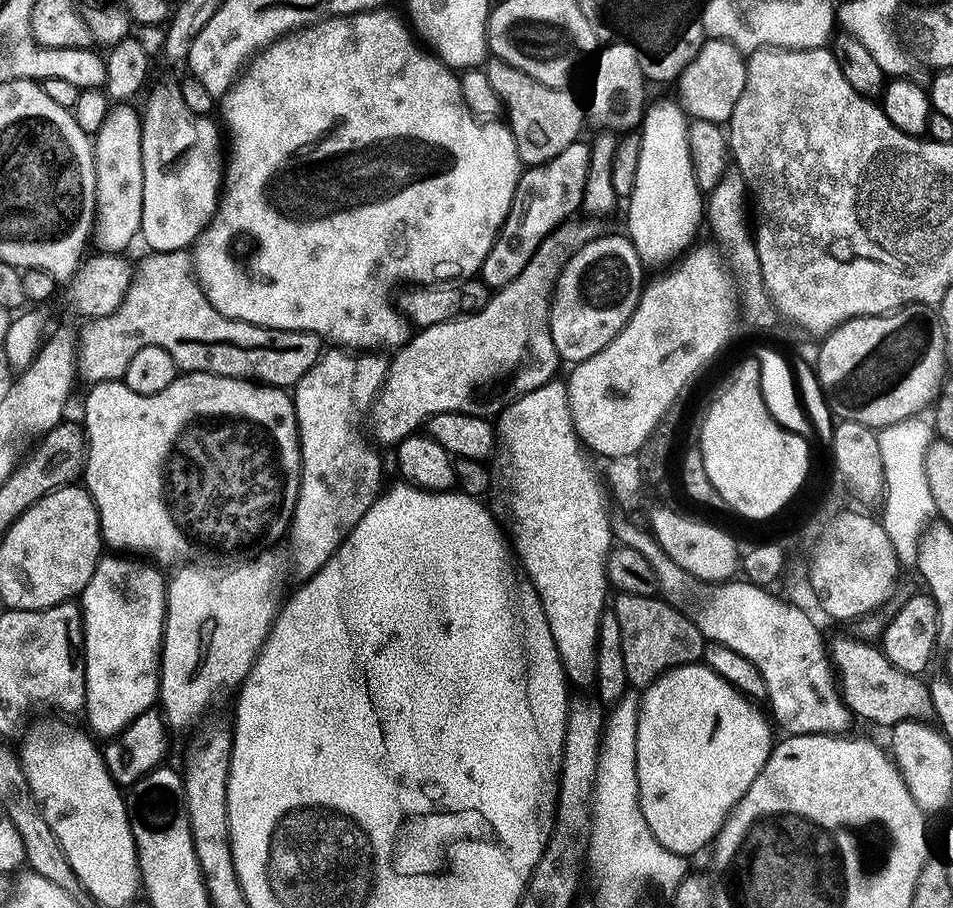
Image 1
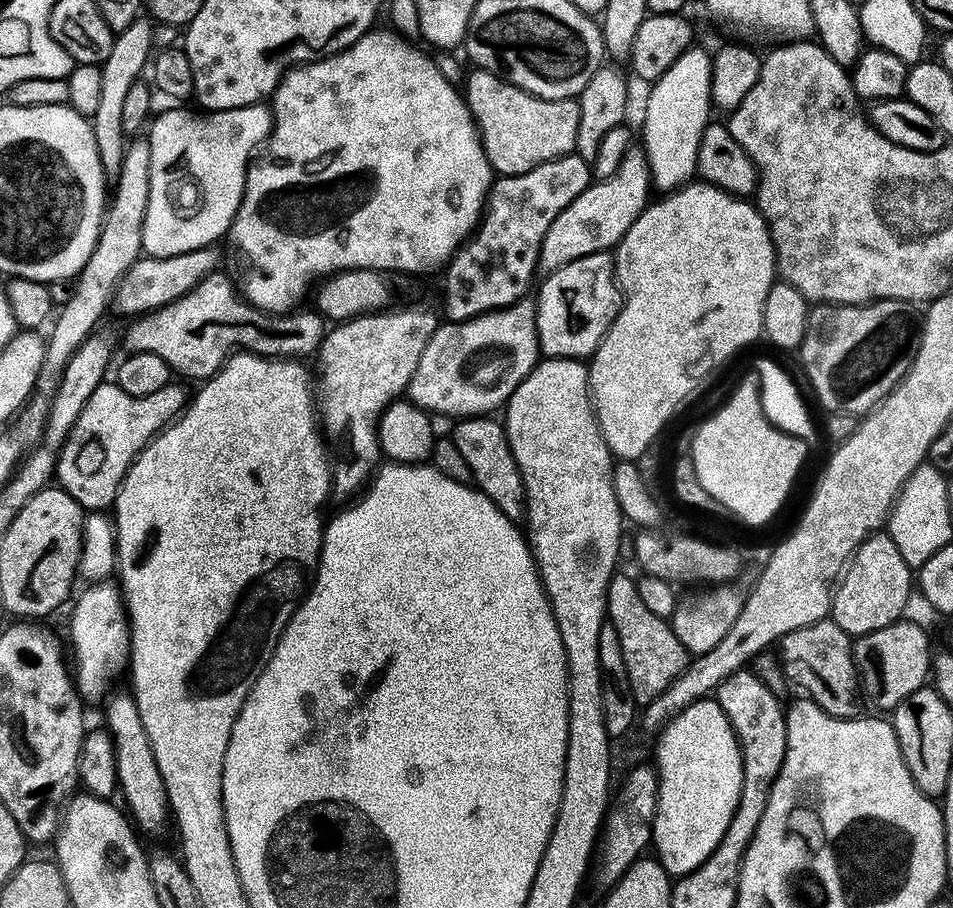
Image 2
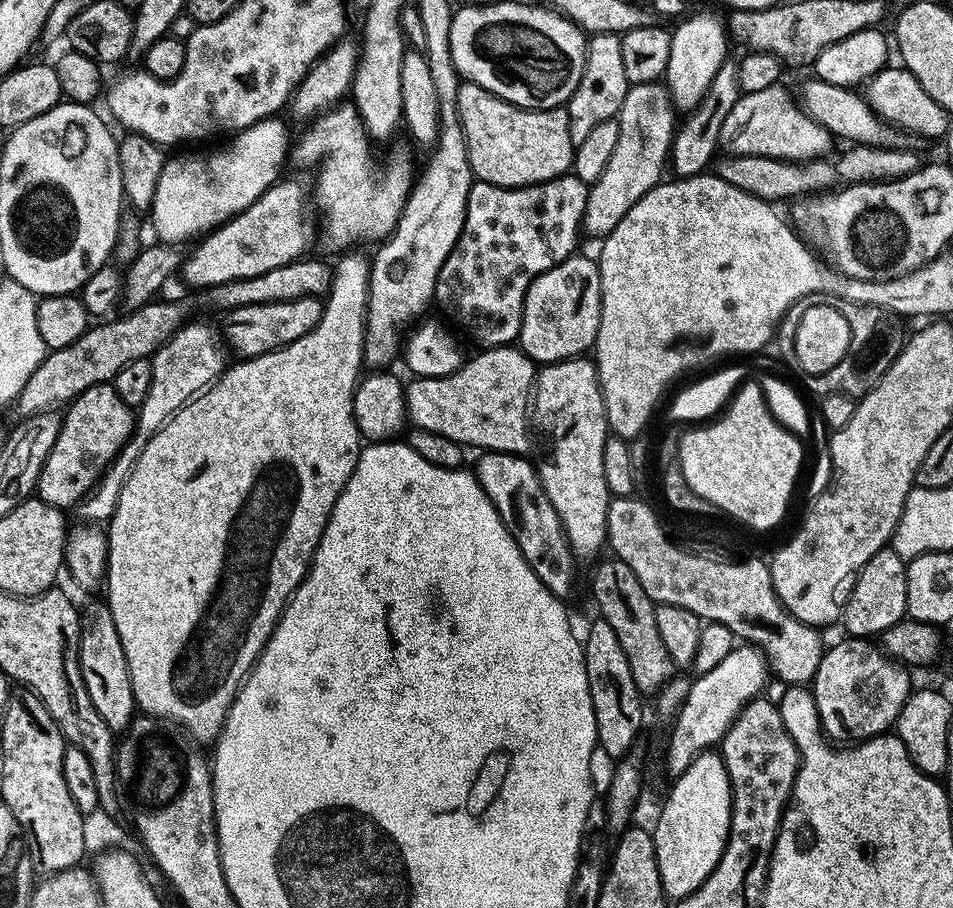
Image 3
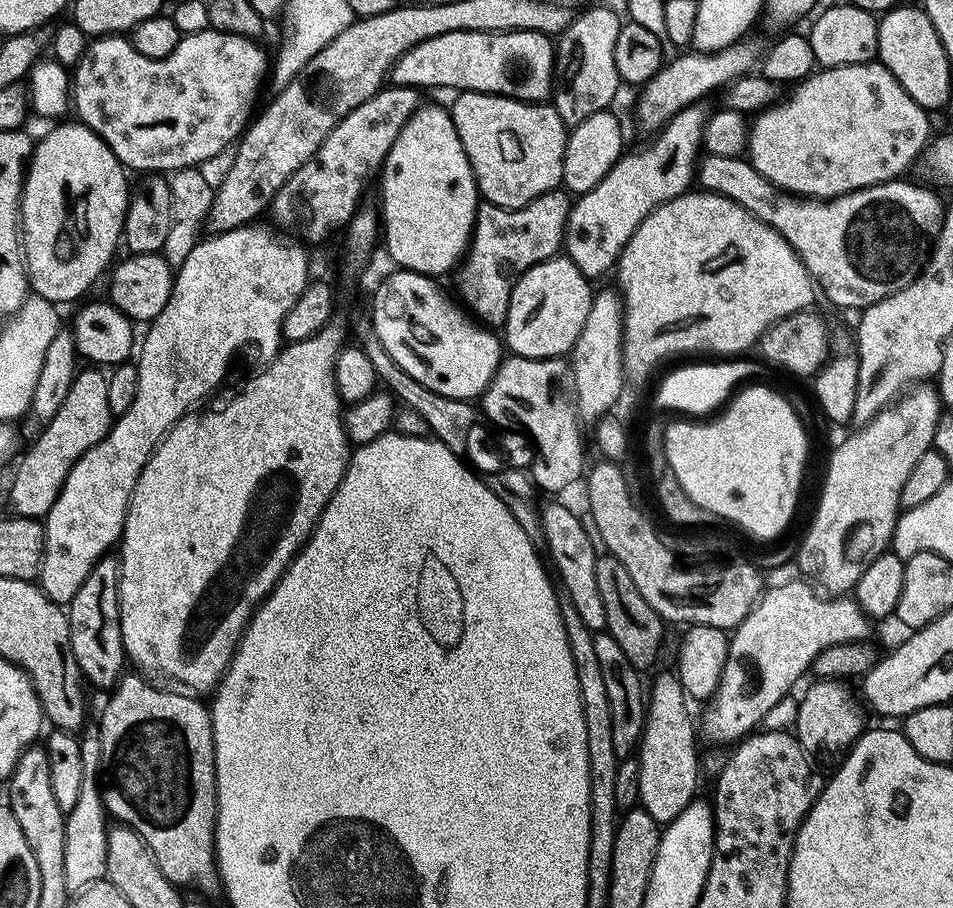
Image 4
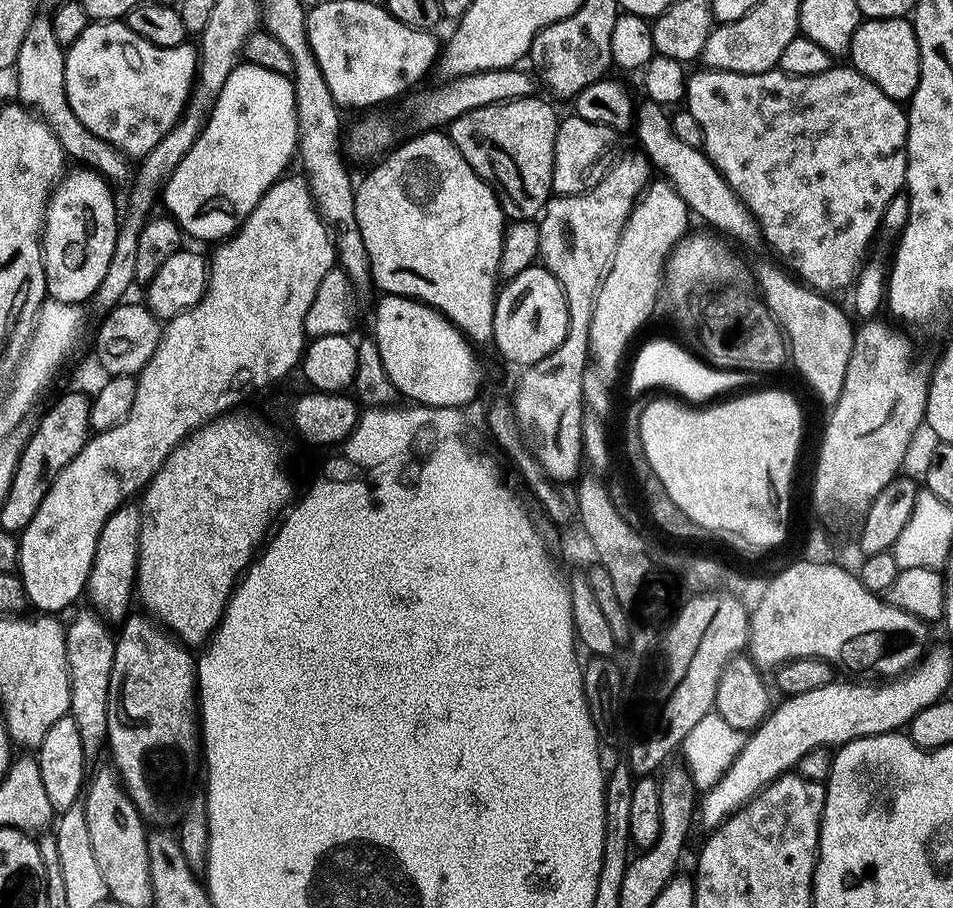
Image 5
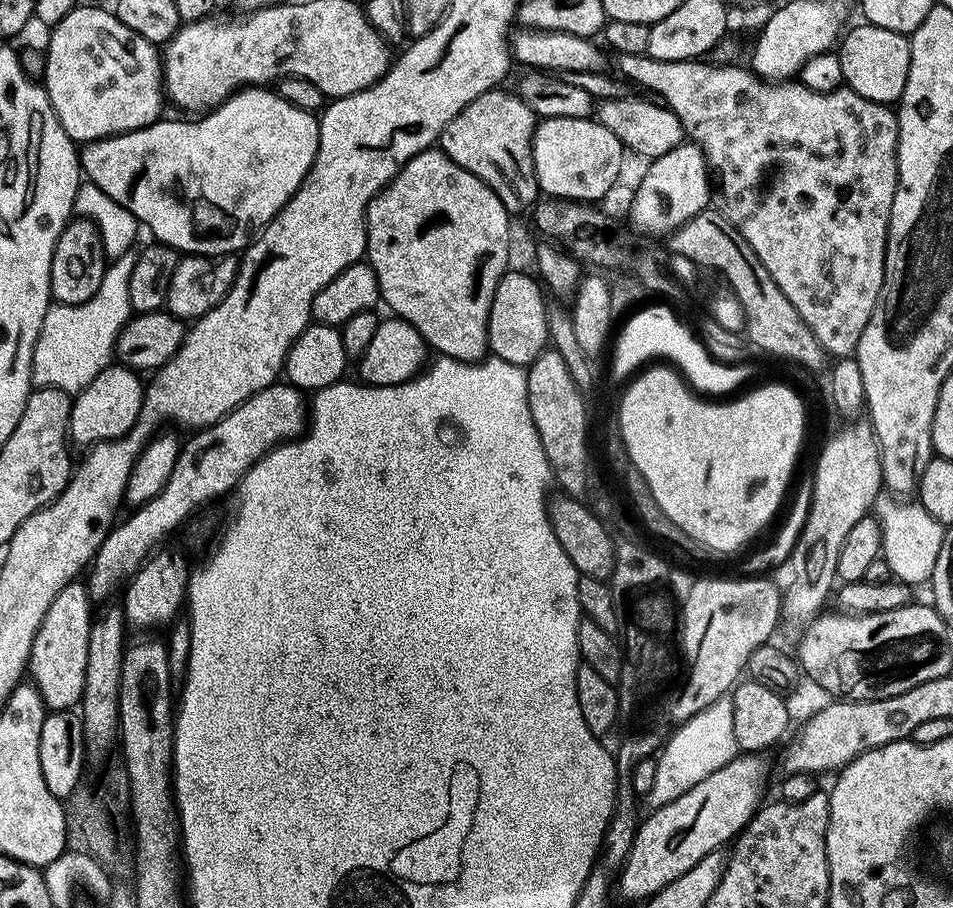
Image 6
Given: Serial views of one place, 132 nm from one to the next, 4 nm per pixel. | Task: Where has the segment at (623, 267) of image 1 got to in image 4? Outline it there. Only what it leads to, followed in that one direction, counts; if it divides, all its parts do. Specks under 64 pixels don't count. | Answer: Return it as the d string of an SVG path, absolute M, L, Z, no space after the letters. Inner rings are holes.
M564 254L543 260L522 273L512 285L502 329L507 351L514 356L539 360L551 360L571 353L578 334L582 334L582 326L586 326L586 314L590 314L594 288L588 284L591 284L589 277L584 276Z

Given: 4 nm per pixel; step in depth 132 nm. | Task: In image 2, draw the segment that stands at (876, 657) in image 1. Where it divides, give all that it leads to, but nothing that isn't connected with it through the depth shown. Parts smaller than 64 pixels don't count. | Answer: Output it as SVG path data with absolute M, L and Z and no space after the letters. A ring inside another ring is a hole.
M830 618L819 620L810 626L800 627L781 637L778 663L784 678L802 688L809 699L832 717L849 719L855 712L854 694L859 689L859 677L852 657L853 641Z

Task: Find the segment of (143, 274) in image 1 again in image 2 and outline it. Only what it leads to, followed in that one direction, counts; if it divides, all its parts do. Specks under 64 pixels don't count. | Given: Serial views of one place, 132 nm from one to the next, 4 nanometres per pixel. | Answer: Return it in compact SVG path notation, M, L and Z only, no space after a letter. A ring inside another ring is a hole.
M223 271L211 272L204 280L198 282L186 295L170 302L166 306L157 308L155 312L149 312L133 319L132 324L126 328L126 344L128 340L129 353L149 352L158 354L172 369L173 373L184 376L193 376L196 382L203 382L210 376L216 375L225 360L237 350L252 352L255 356L267 356L269 358L305 358L311 354L319 353L320 344L324 340L326 321L319 312L293 311L291 314L273 314L255 308L243 299L234 287L233 281L228 280L222 274Z

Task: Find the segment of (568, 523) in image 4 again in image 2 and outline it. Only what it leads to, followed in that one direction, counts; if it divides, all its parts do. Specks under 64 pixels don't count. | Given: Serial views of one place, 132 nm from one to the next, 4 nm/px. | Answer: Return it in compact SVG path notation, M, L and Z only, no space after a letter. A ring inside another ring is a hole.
M491 415L487 416L469 416L467 418L460 418L455 421L456 424L450 432L450 438L454 442L454 446L458 446L462 458L470 466L472 471L472 478L475 487L483 492L486 498L490 498L490 502L494 502L494 506L502 514L506 514L509 520L516 522L525 515L526 505L524 502L524 488L520 478L520 472L514 462L514 456L508 445L508 439L504 433L504 425L499 419L493 418Z

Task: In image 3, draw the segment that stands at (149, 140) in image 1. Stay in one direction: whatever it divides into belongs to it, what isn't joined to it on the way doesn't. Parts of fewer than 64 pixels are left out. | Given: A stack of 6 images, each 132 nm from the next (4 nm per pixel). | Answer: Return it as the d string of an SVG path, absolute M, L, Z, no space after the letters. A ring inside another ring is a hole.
M268 117L240 129L224 146L212 151L205 157L180 156L167 159L162 174L159 175L158 187L152 199L150 217L155 236L161 243L182 244L182 241L201 232L209 231L224 221L231 219L242 210L249 208L270 185L281 177L280 168L287 161L290 152L288 132L279 117Z

